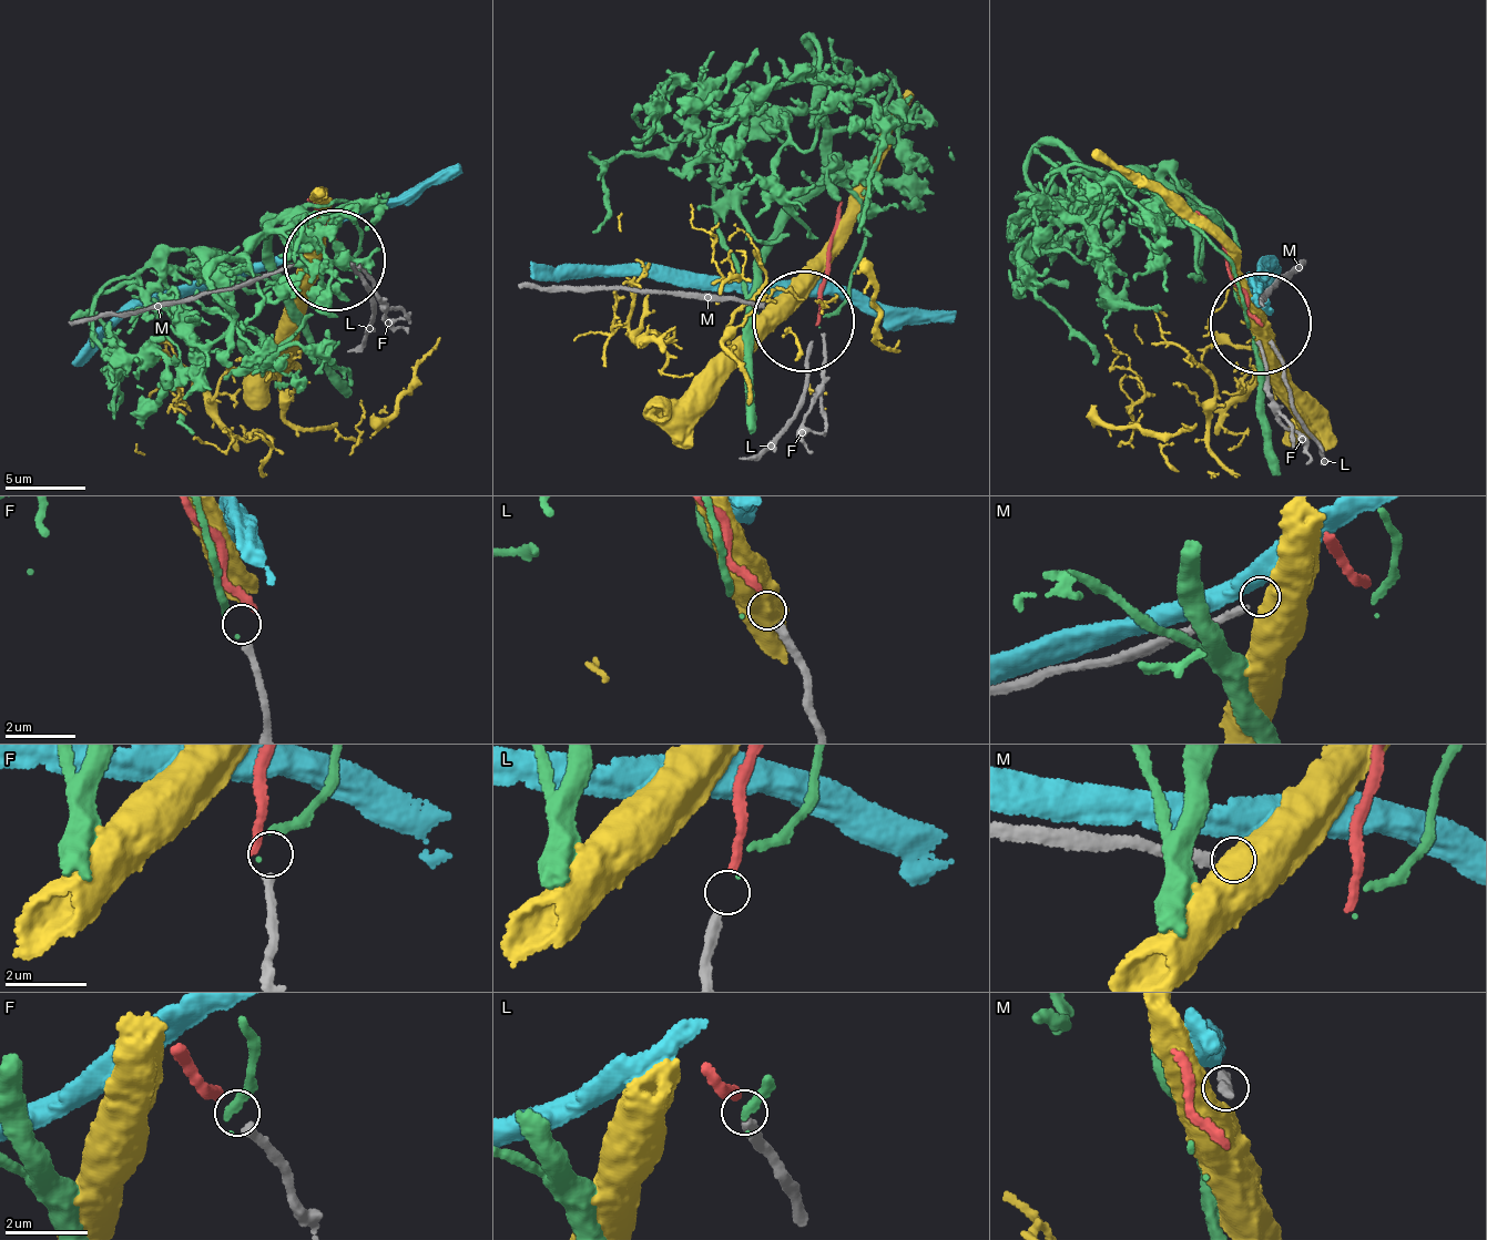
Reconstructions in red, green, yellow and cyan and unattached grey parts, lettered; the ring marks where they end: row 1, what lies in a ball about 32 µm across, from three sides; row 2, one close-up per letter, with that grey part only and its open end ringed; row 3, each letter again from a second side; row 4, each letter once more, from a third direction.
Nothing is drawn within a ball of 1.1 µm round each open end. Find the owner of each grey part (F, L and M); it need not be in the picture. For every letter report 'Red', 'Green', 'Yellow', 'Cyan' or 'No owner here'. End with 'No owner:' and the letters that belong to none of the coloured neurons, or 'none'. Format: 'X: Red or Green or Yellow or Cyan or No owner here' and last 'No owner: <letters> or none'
F: Green
L: Red
M: No owner here
No owner: M

